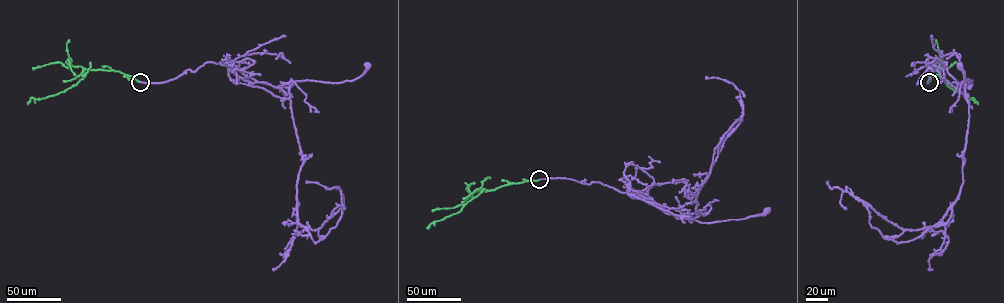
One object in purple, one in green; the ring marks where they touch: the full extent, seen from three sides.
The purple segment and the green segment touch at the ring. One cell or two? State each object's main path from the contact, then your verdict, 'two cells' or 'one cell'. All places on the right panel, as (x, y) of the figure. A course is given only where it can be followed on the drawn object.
purple via (929, 82), (936, 62), (969, 88), (971, 82), (968, 79), (965, 83), (972, 80), (965, 79), (959, 65) | green via (929, 82), (933, 70), (939, 68), (938, 75), (946, 85), (970, 100), (973, 97), (978, 104) | one cell

